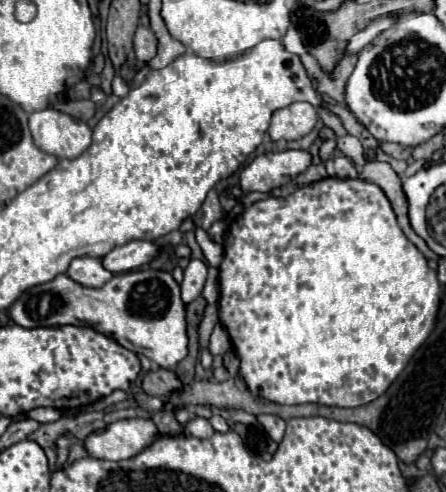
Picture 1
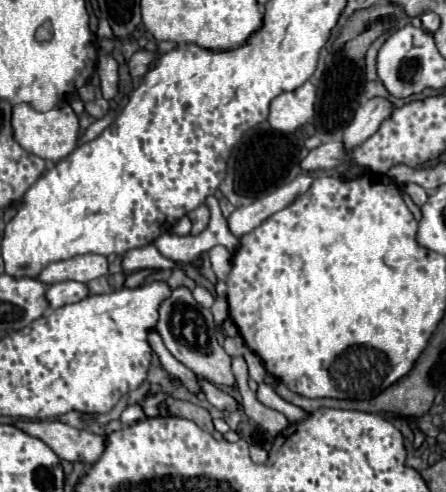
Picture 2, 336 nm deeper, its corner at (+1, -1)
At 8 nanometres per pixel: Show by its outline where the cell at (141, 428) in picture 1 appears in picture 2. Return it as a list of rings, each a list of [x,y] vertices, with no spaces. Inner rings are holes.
[[[120,419],[110,421],[110,423],[106,425],[106,435],[94,435],[94,433],[84,431],[84,429],[74,429],[74,427],[64,425],[64,423],[60,423],[60,421],[18,421],[16,427],[20,427],[22,431],[26,431],[26,433],[32,435],[32,437],[42,439],[60,459],[70,461],[70,463],[82,461],[84,465],[92,465],[92,463],[96,463],[96,461],[100,459],[100,455],[104,453],[104,449],[106,449],[106,445],[104,445],[104,443],[106,443],[106,437],[108,437],[110,433],[122,429],[122,421],[120,421]]]

